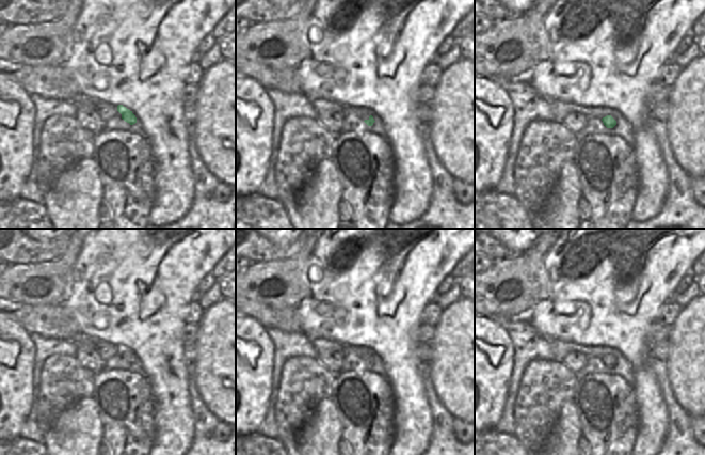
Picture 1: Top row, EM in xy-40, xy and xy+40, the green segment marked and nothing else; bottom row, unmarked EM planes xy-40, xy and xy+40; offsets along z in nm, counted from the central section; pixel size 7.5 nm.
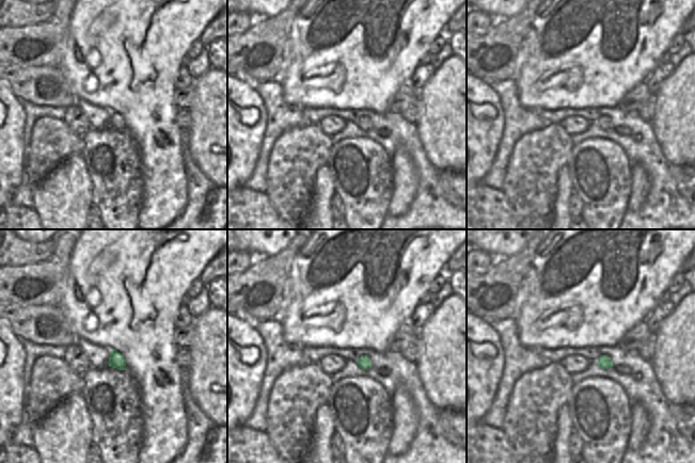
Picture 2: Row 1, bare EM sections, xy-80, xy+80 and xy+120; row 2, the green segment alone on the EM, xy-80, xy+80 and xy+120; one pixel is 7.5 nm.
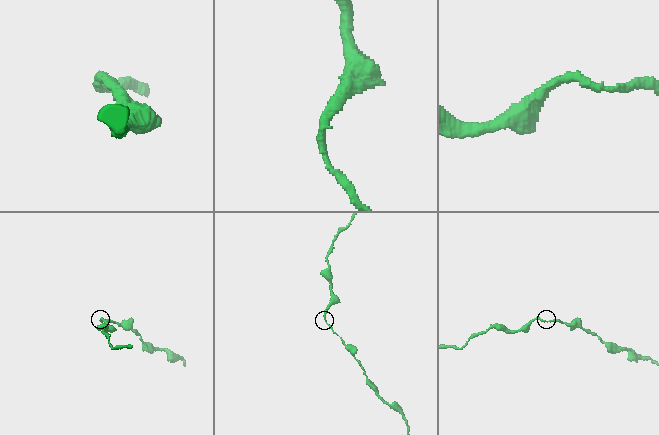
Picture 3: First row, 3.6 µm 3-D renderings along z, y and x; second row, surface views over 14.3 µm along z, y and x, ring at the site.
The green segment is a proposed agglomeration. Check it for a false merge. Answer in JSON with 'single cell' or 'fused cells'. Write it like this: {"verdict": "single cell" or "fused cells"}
{"verdict": "single cell"}

